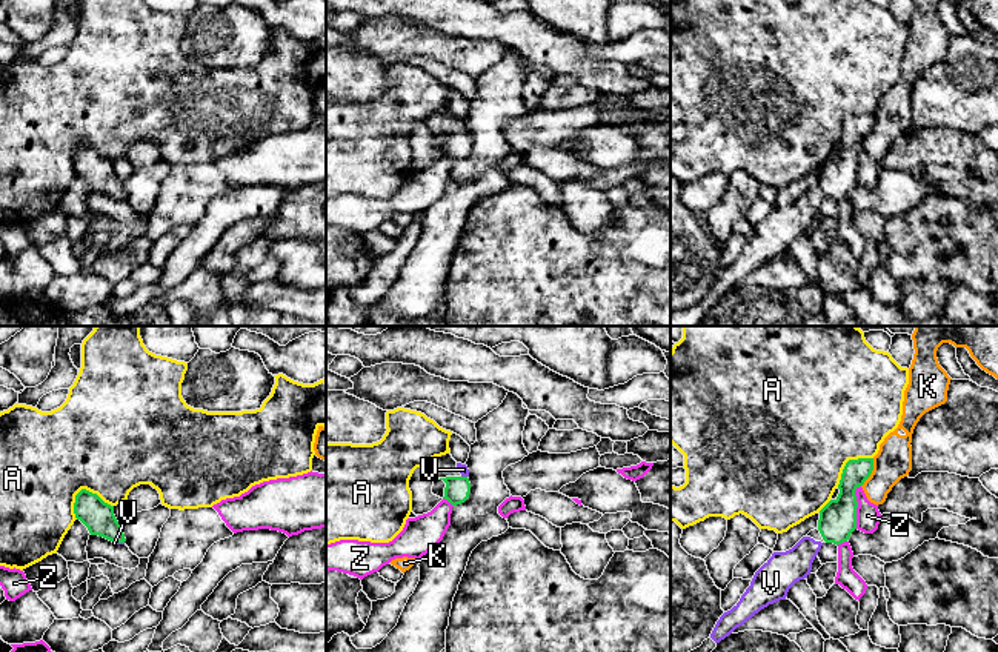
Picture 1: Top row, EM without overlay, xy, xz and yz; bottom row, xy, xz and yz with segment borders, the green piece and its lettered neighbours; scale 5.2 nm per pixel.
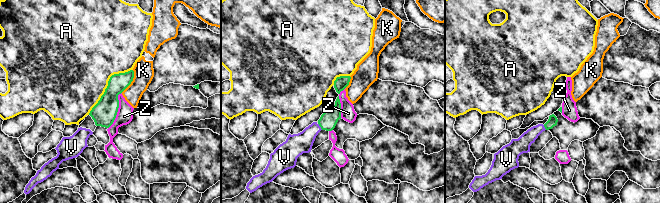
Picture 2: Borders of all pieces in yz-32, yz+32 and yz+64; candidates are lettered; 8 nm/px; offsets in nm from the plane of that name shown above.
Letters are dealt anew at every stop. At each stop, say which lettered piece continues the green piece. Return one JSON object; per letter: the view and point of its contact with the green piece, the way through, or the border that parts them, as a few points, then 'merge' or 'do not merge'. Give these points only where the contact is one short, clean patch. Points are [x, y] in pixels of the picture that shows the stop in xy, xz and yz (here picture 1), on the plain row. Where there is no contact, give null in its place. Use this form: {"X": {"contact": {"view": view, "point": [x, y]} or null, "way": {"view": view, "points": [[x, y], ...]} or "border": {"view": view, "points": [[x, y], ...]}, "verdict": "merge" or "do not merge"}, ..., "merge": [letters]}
{"A": {"contact": {"view": "xy", "point": [85, 145]}, "verdict": "do not merge"}, "K": {"contact": {"view": "yz", "point": [871, 128]}, "verdict": "do not merge"}, "V": {"contact": {"view": "xy", "point": [119, 197]}, "way": {"view": "xy", "points": [[97, 171], [119, 197], [114, 199]]}, "verdict": "merge"}, "Z": {"contact": {"view": "yz", "point": [857, 162]}, "verdict": "do not merge"}, "merge": ["V"]}

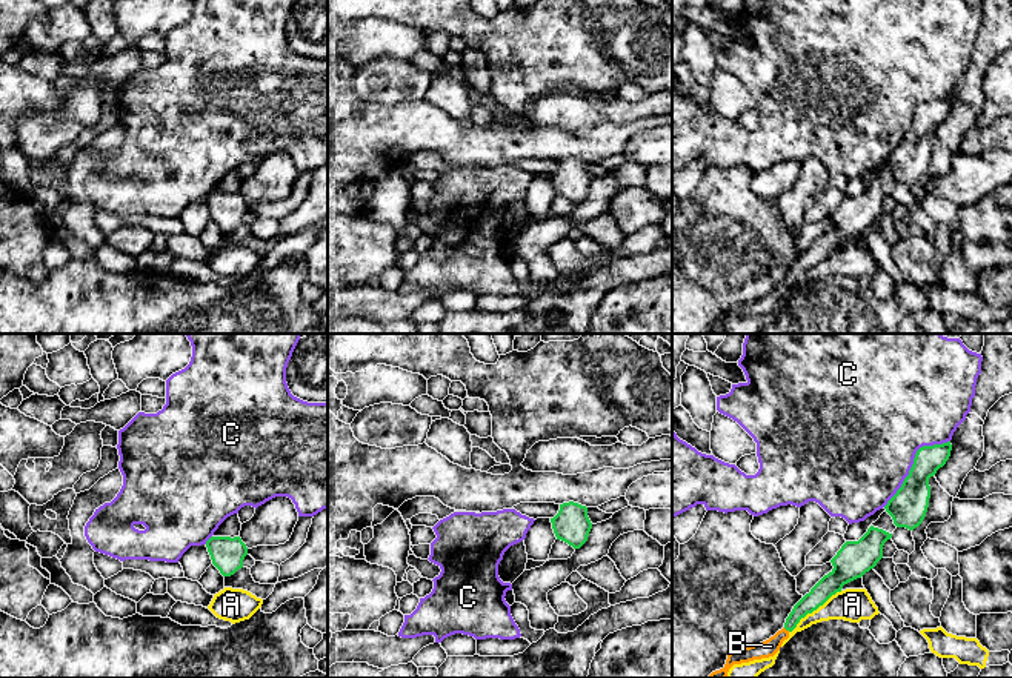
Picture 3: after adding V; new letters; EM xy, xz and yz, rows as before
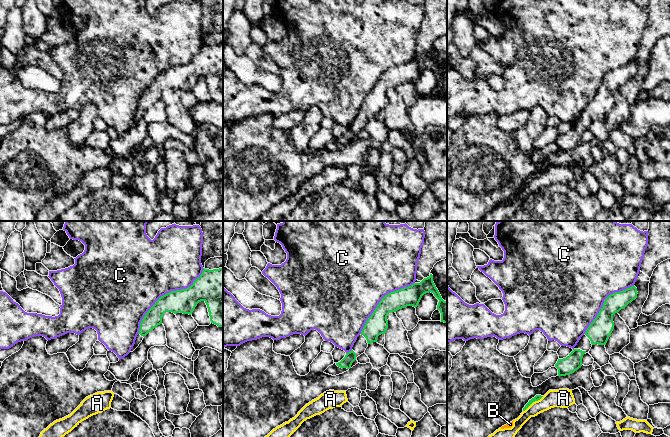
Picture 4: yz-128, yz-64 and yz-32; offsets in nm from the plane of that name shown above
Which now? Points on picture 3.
{"A": {"contact": {"view": "yz", "point": [814, 265]}, "border": {"view": "yz", "points": [[842, 246], [837, 246], [808, 268], [789, 288]]}, "verdict": "do not merge"}, "B": {"contact": {"view": "yz", "point": [786, 285]}, "way": {"view": "yz", "points": [[818, 251], [786, 285], [769, 303]]}, "verdict": "merge"}, "C": {"contact": {"view": "yz", "point": [914, 119]}, "verdict": "do not merge"}, "merge": ["B"]}

